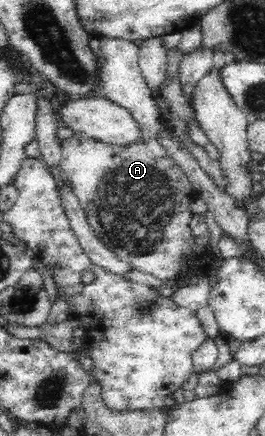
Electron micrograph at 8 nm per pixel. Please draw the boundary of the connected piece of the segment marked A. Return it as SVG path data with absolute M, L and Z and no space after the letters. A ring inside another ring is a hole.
M85 133L77 136L72 135L65 141L61 142L62 153L60 157L60 169L64 176L64 179L70 182L73 192L79 199L79 204L86 212L87 222L90 227L94 229L97 236L122 260L132 264L133 269L142 271L144 273L150 273L154 277L161 281L164 280L177 280L181 275L183 263L187 258L187 255L192 253L195 245L195 237L191 230L191 219L194 217L194 213L190 211L190 203L198 197L198 192L192 187L192 183L188 179L188 175L184 173L184 170L174 162L172 157L166 152L166 148L156 140L154 137L146 137L144 141L127 146L112 145L104 141L96 141L93 137L86 135Z

